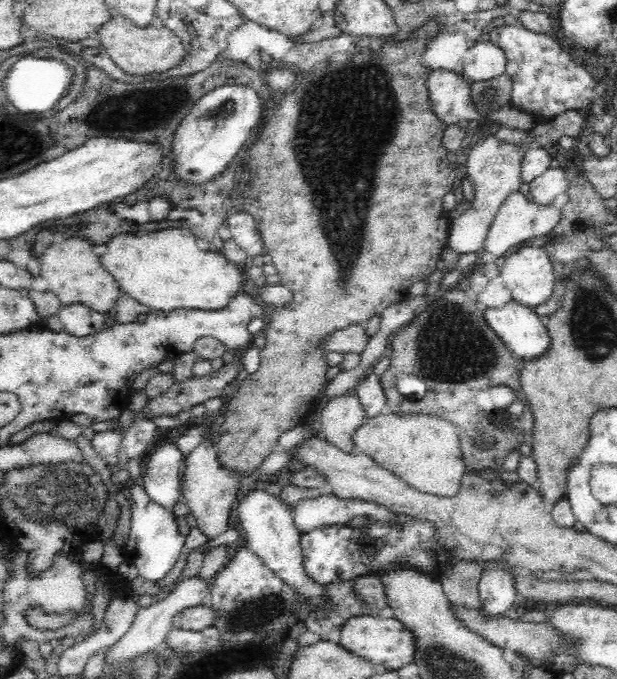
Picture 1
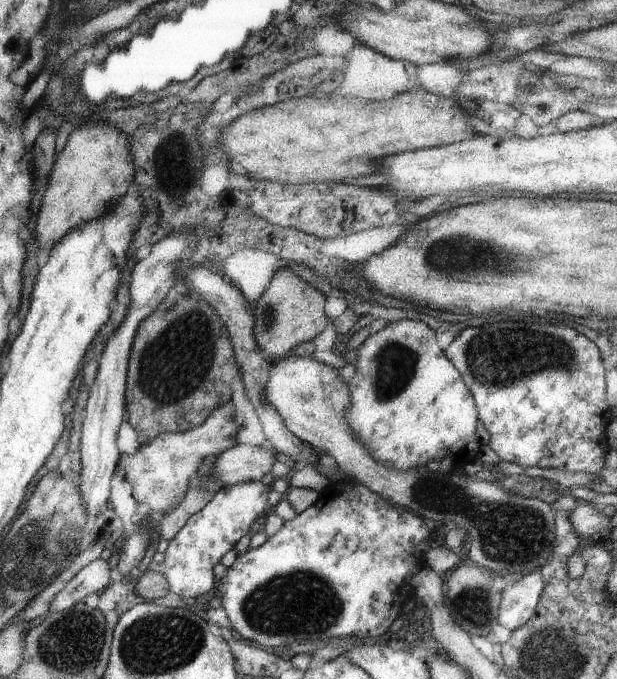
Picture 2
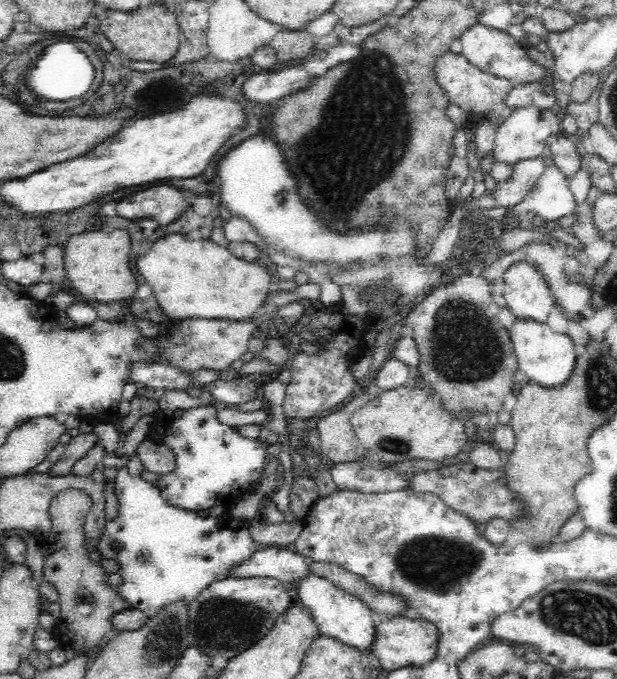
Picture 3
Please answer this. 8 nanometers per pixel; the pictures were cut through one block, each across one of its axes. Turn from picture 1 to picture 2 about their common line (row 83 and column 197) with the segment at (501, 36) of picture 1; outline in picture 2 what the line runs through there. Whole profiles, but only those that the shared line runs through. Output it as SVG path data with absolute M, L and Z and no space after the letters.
M261 481L240 482L225 485L201 510L195 512L168 542L164 558L159 564L151 564L148 570L159 572L167 582L167 593L183 598L199 596L213 588L211 568L221 556L237 544L247 532L251 520L255 520L267 508L267 486Z

